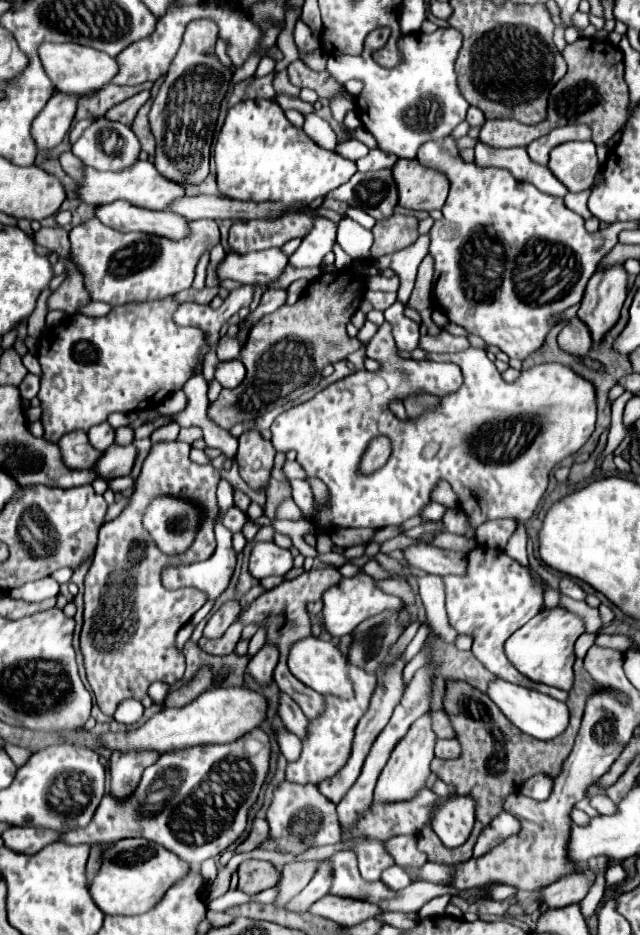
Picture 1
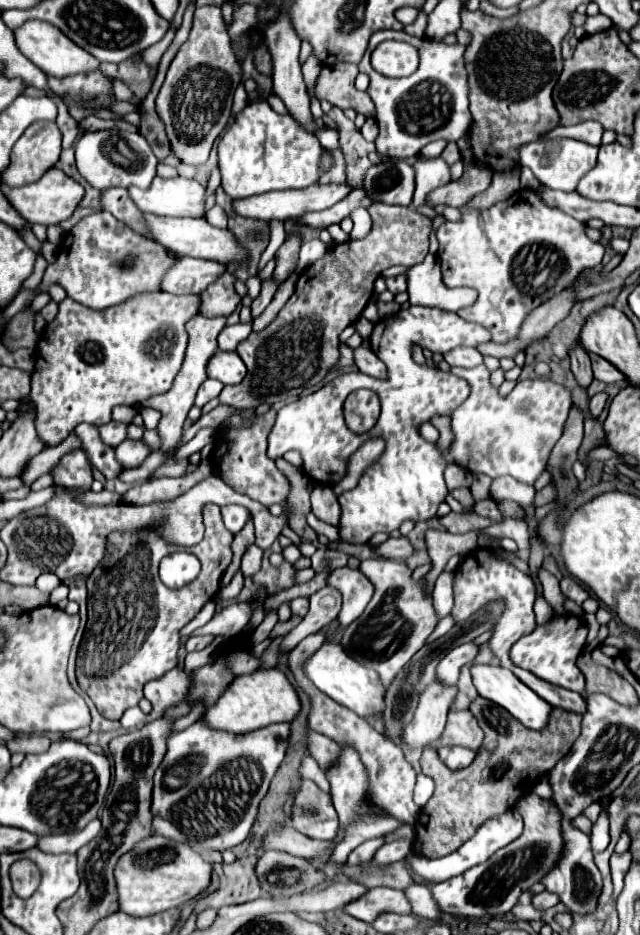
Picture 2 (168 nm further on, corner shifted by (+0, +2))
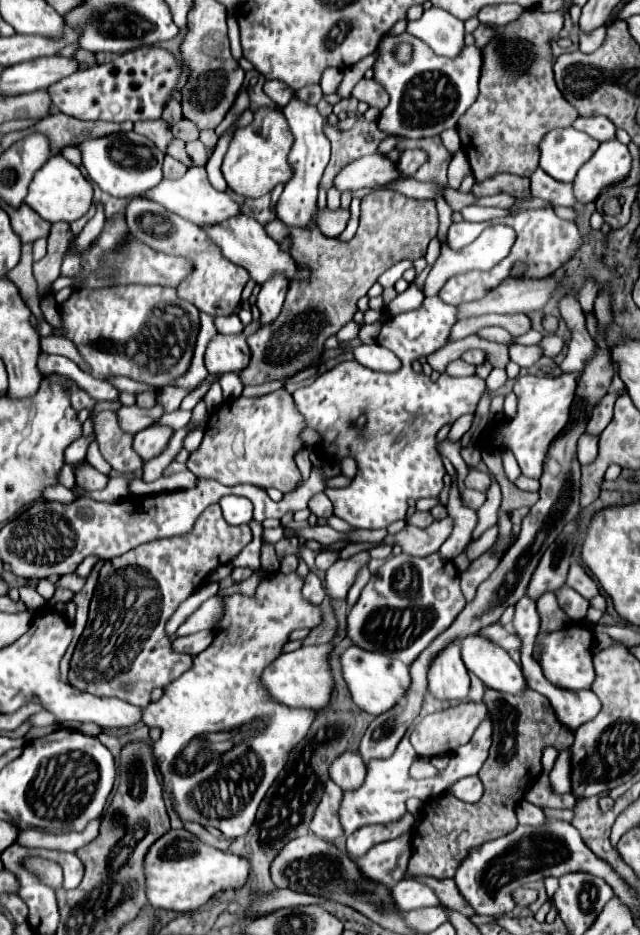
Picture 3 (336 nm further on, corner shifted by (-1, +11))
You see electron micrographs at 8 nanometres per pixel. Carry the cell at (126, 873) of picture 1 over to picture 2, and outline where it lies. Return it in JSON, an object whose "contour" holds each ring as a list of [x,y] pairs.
{"contour":[[[158,834],[146,838],[136,846],[136,850],[132,850],[132,854],[120,858],[114,874],[120,894],[120,910],[130,916],[152,916],[192,902],[210,886],[212,880],[210,864],[198,852],[188,844],[174,842]]]}

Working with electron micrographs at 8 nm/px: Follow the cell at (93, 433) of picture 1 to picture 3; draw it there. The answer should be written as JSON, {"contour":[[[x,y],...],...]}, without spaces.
{"contour":[[[137,405],[133,407],[121,407],[117,411],[117,421],[121,425],[121,429],[125,429],[125,433],[139,433],[141,429],[153,425],[159,417],[163,415],[161,407],[153,407],[153,409],[139,409]]]}

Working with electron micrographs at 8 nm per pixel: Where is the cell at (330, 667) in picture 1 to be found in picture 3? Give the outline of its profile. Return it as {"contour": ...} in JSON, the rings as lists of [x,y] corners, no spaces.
{"contour":[[[347,647],[339,655],[339,665],[347,689],[353,697],[353,703],[371,715],[381,715],[387,709],[391,709],[405,695],[409,687],[409,667],[383,653],[365,651],[361,647]]]}

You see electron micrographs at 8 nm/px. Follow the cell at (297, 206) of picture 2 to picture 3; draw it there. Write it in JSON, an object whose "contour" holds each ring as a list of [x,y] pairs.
{"contour":[[[367,155],[361,157],[347,167],[339,171],[339,175],[333,179],[333,187],[343,191],[361,191],[361,189],[375,189],[379,185],[385,185],[399,177],[397,169],[393,169],[395,163],[389,161],[383,155]]]}

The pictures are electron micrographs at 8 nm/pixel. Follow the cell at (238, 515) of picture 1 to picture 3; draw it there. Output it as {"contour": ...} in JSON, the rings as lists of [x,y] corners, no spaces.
{"contour":[[[225,495],[219,501],[219,505],[221,505],[223,517],[229,525],[243,525],[243,523],[249,523],[253,519],[253,505],[247,497]]]}

